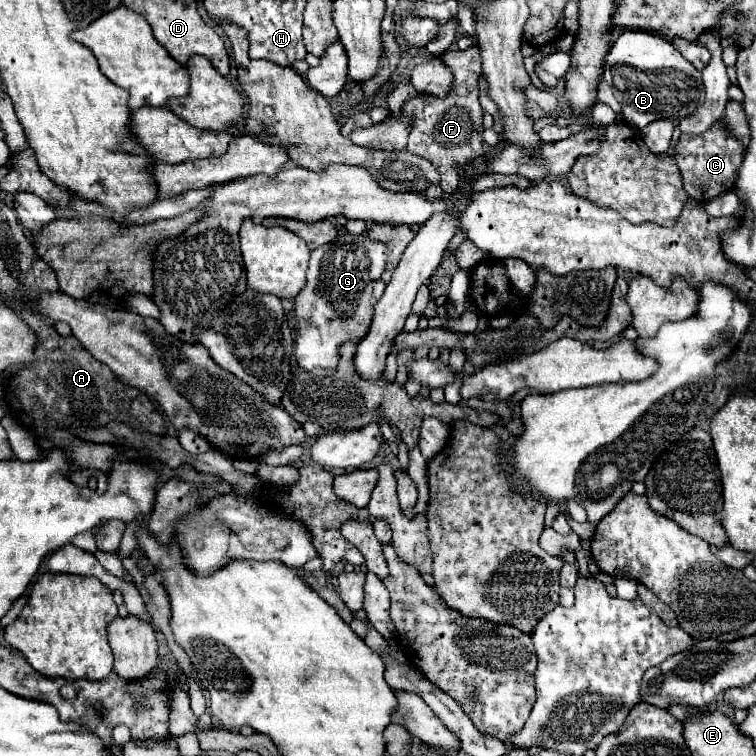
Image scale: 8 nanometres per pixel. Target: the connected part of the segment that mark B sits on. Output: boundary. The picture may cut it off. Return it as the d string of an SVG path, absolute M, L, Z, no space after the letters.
M627 30L619 34L617 42L613 44L613 54L605 56L603 78L621 92L615 94L615 98L623 106L623 118L639 130L661 118L677 122L693 114L705 100L701 72L689 60L685 60L667 38L647 32Z

